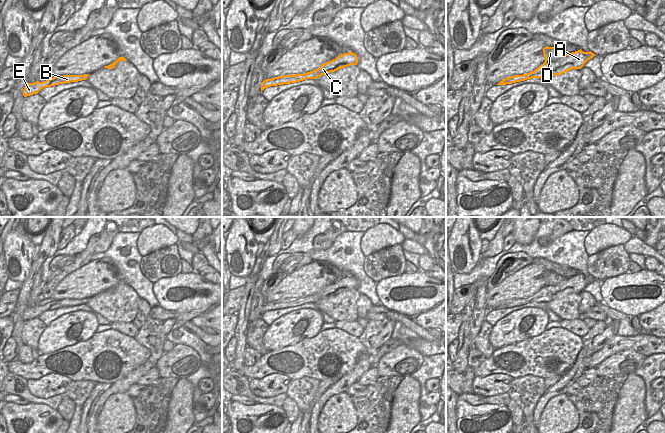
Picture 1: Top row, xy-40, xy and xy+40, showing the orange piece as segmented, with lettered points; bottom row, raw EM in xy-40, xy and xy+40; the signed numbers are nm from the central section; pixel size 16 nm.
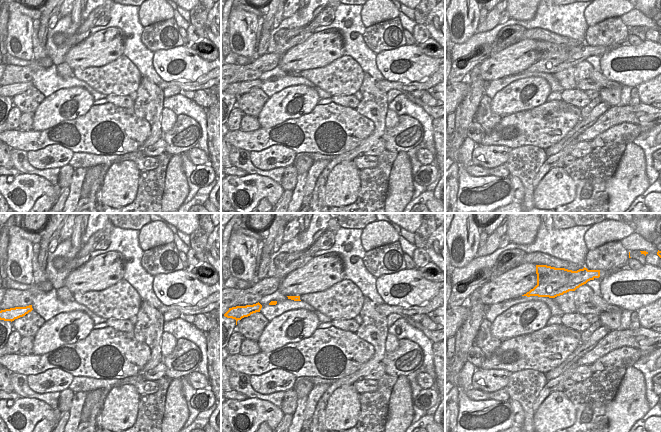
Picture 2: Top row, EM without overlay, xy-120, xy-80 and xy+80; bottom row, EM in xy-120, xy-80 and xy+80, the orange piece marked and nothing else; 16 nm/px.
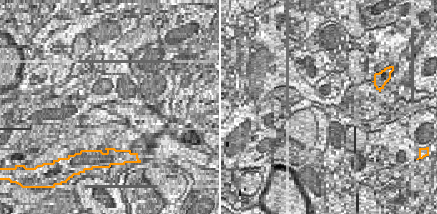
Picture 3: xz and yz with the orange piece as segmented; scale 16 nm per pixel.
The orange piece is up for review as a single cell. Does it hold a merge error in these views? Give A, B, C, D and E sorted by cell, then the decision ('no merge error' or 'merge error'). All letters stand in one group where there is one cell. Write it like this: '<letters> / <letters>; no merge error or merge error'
A B C E / D; merge error

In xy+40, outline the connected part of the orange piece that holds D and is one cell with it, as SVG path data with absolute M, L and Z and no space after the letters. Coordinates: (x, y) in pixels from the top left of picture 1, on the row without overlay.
M548 270L543 272L543 278L545 281L545 286L554 286L564 280L569 279L555 273L554 271L548 271Z

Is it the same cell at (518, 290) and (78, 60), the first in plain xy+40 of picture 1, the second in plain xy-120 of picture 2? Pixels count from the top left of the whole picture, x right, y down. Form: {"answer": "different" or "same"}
{"answer": "same"}

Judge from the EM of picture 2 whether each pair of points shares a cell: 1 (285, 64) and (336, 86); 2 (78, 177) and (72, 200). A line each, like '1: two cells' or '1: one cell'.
1: two cells
2: one cell

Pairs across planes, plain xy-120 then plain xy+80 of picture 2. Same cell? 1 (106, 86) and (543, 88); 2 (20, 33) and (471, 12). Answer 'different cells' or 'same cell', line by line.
1: different cells
2: same cell

